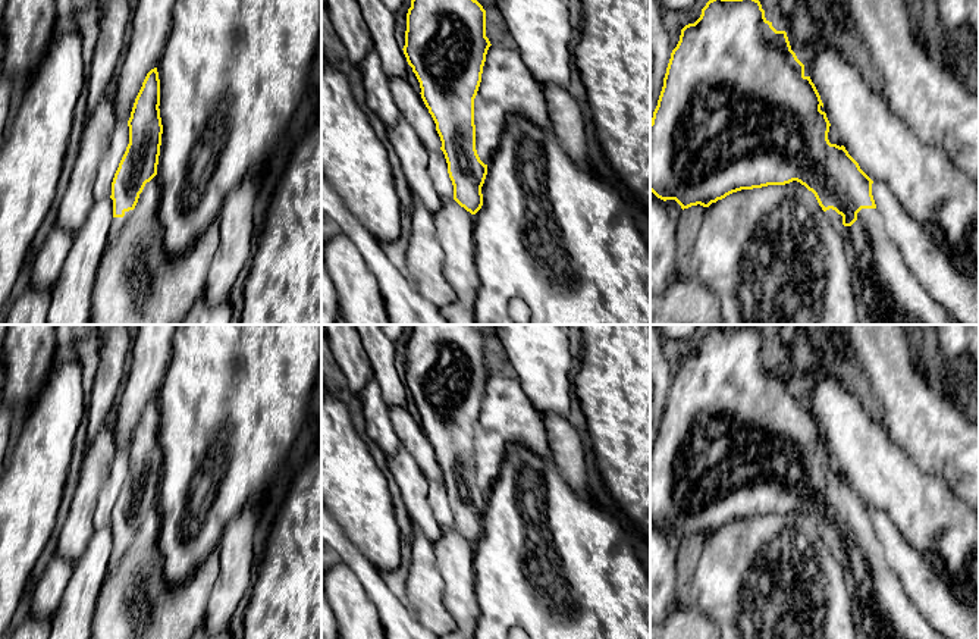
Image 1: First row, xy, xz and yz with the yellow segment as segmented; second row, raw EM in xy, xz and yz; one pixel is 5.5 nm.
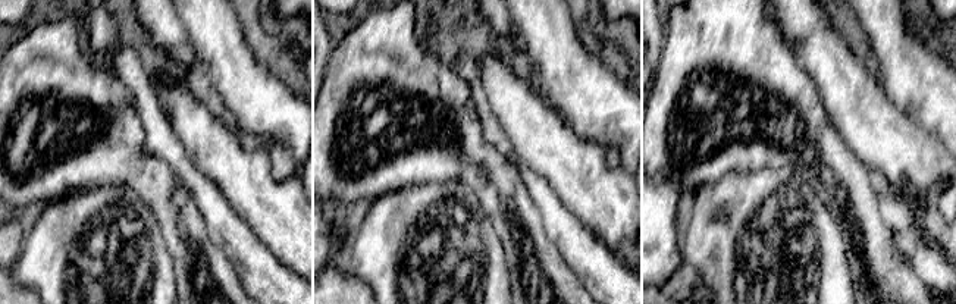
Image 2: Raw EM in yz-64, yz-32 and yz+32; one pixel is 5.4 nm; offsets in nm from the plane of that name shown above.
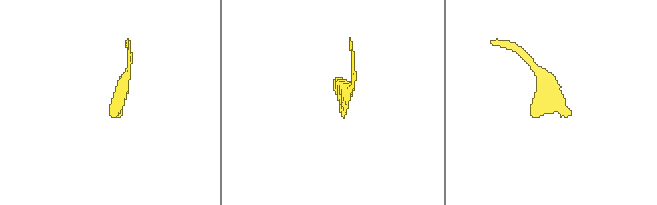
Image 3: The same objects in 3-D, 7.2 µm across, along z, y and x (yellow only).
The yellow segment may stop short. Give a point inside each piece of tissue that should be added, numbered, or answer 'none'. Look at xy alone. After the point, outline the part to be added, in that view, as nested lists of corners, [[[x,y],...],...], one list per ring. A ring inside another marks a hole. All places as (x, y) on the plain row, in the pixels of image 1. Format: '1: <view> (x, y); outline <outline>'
1: xy (118, 553); outline [[[132,539],[125,541],[123,546],[113,546],[113,552],[110,557],[109,567],[107,567],[109,571],[114,570],[119,566],[122,557],[126,554],[131,544],[132,544]]]

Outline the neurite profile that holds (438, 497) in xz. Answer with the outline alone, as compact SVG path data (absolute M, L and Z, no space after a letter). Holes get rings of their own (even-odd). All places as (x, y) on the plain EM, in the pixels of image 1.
M442 479L429 480L427 499L442 532L454 527L454 514L449 507L448 492Z

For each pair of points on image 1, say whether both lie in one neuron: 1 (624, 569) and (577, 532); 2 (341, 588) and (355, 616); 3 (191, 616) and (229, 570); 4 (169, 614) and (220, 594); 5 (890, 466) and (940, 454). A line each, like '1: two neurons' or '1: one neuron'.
1: one neuron
2: one neuron
3: two neurons
4: two neurons
5: two neurons

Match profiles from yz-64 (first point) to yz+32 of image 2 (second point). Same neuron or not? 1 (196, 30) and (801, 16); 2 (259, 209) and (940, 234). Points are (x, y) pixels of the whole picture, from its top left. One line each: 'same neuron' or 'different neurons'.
1: different neurons
2: different neurons

